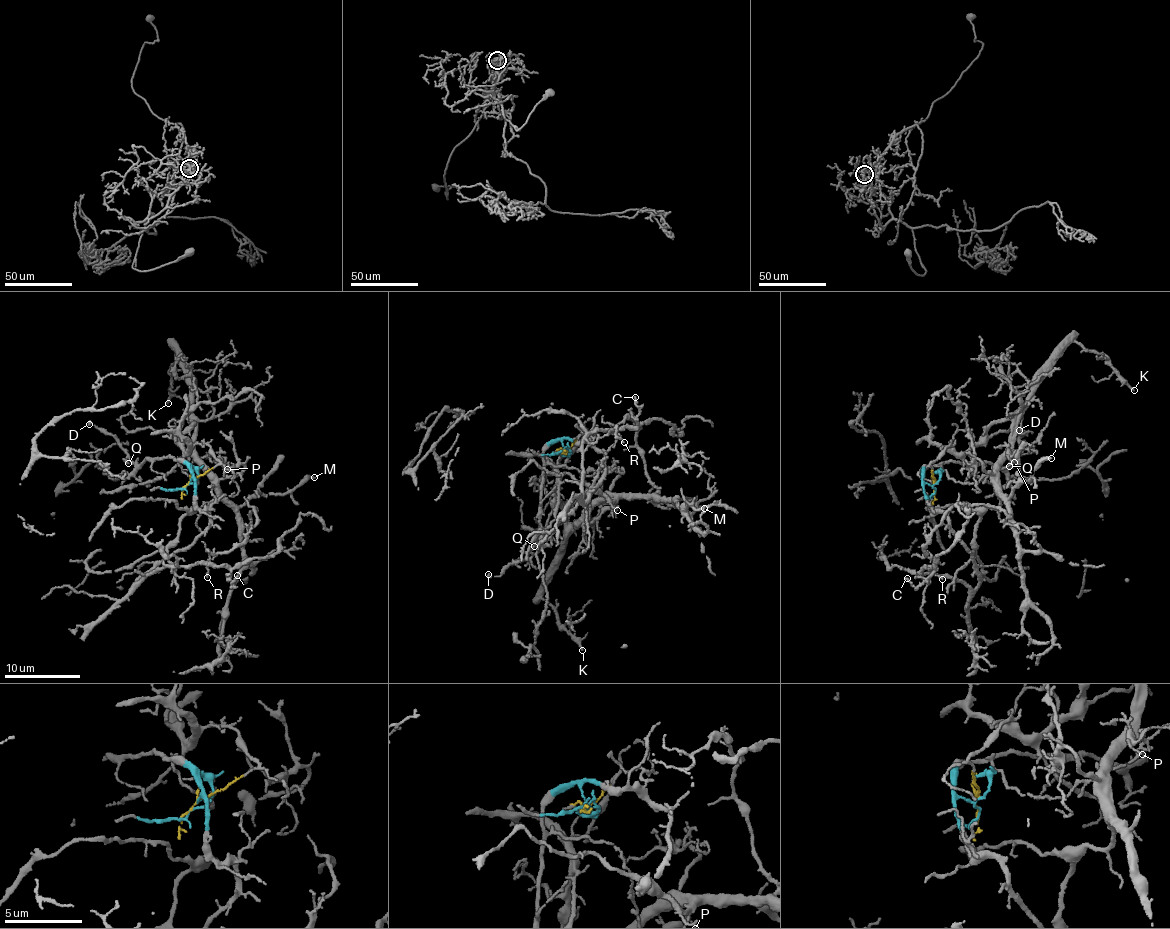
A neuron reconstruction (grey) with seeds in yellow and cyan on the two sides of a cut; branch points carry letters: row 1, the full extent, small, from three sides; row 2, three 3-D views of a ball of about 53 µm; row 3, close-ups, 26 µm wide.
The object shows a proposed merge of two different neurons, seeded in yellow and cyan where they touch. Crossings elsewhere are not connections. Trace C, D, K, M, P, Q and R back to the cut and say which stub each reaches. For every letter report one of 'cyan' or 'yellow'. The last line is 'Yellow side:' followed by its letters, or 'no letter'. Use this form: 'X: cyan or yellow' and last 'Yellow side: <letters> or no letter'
C: cyan
D: cyan
K: yellow
M: yellow
P: yellow
Q: cyan
R: cyan
Yellow side: K, M, P

